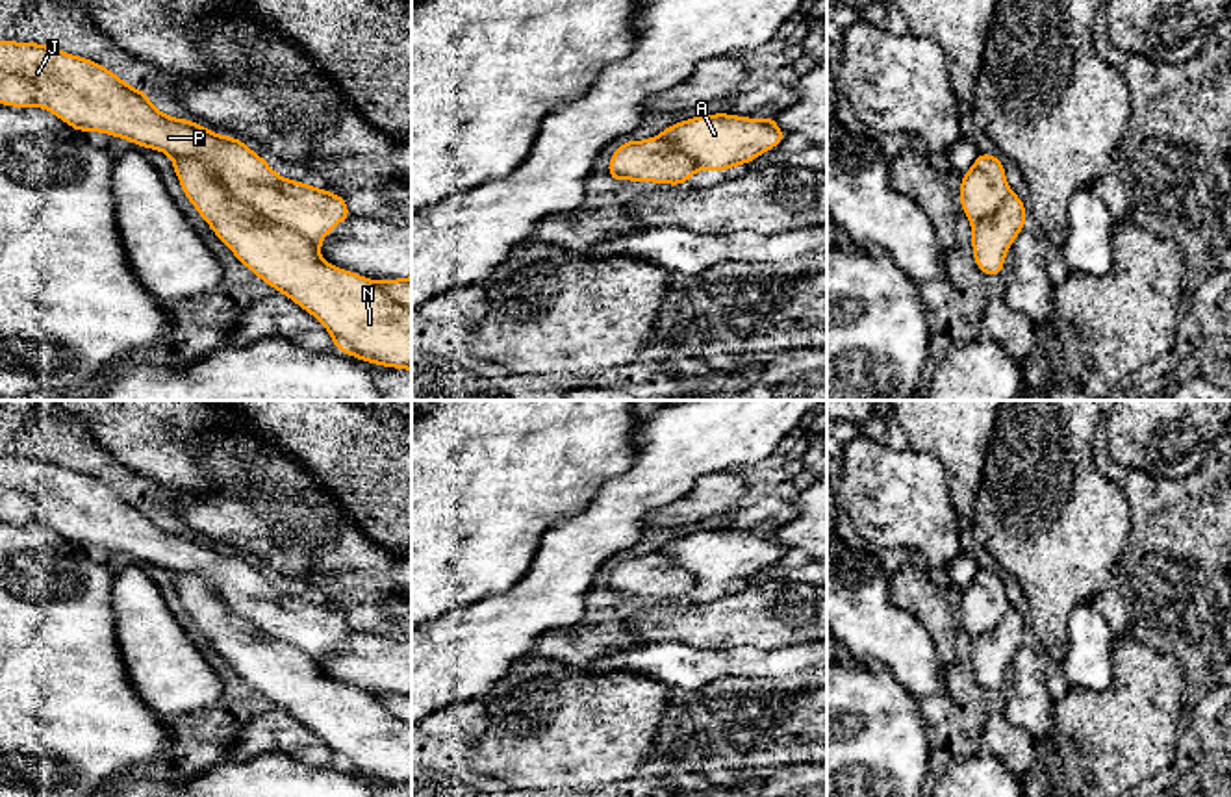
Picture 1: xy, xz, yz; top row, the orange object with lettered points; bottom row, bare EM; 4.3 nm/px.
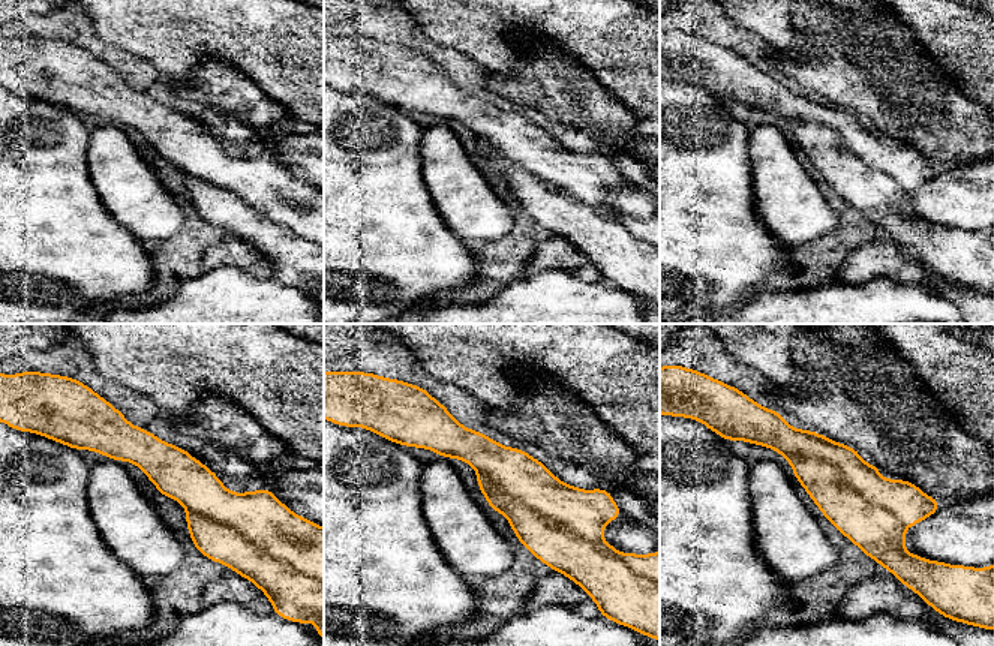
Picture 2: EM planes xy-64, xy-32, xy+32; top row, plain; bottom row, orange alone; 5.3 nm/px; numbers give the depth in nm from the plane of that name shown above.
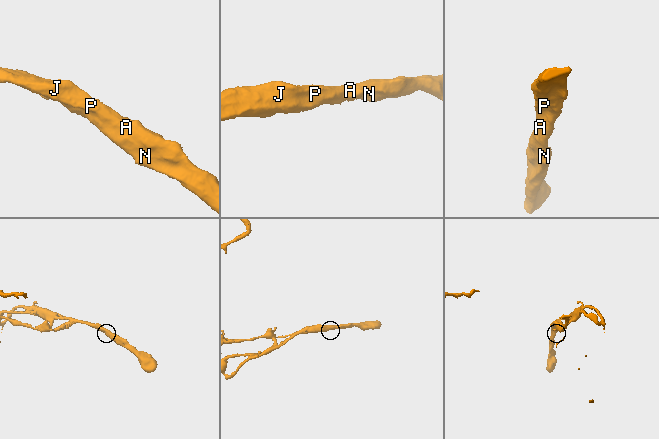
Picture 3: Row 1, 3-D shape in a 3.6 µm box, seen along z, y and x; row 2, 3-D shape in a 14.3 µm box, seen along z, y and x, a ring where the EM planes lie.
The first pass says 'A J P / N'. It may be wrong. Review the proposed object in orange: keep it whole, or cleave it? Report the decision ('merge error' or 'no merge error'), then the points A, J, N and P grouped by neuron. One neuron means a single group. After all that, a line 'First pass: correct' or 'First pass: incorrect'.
no merge error | A J N P
First pass: incorrect

